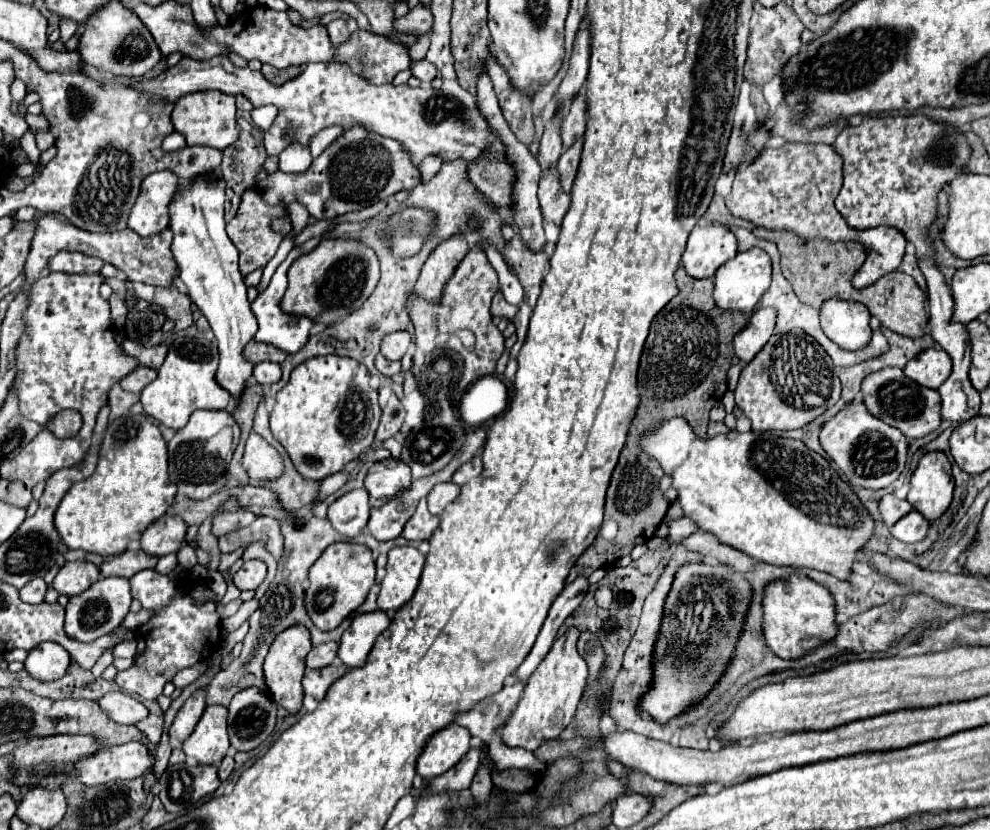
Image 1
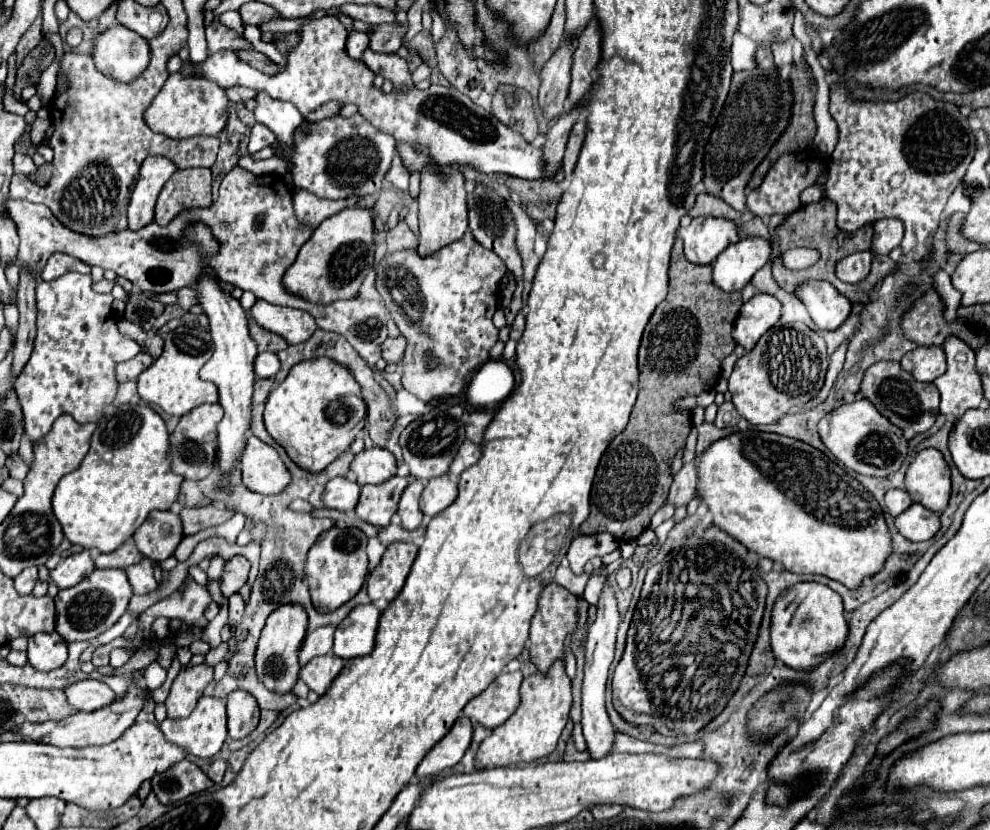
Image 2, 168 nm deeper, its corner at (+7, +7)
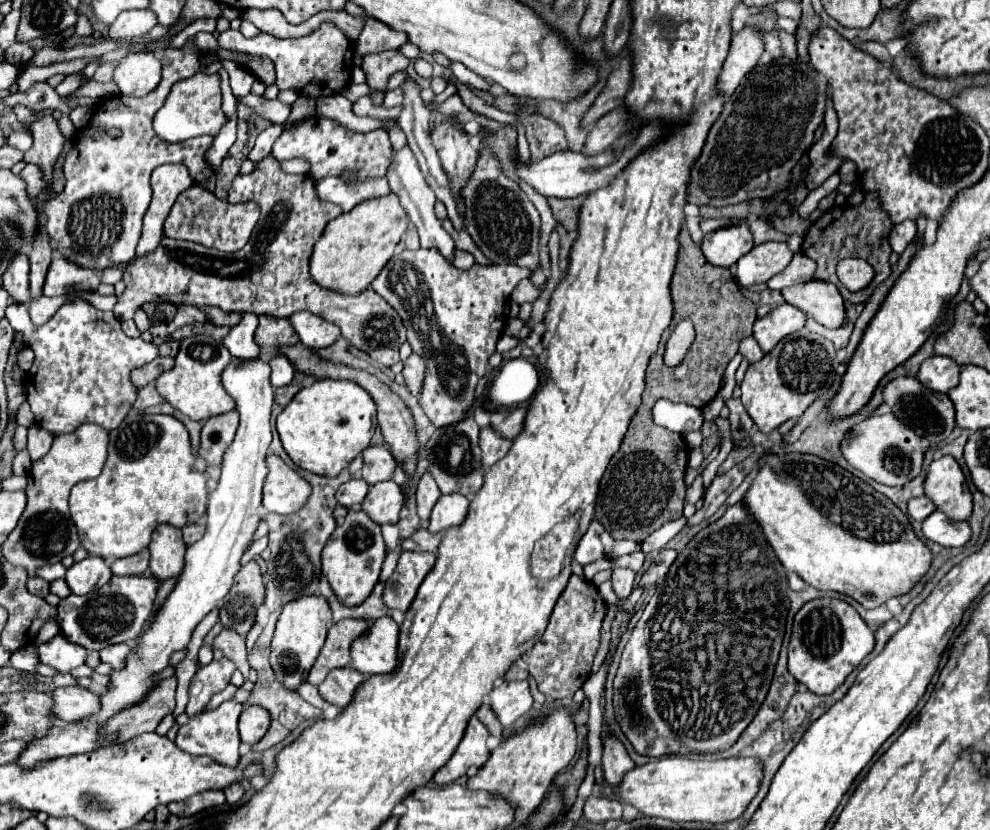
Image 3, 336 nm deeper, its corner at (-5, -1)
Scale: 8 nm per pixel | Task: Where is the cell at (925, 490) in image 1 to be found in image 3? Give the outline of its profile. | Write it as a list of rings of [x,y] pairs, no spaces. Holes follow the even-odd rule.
[[[950,455],[930,463],[924,493],[932,499],[938,511],[948,515],[948,519],[966,521],[972,513],[972,495],[966,485],[966,477],[956,459]]]

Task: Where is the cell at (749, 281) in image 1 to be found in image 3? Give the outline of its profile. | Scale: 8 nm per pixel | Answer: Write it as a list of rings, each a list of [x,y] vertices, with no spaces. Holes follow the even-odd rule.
[[[762,243],[736,263],[736,281],[742,287],[768,283],[774,275],[786,269],[792,261],[792,251],[786,243]]]

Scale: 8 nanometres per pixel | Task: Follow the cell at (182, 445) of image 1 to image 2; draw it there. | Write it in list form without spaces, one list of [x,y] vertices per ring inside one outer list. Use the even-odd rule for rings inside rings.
[[[220,403],[214,405],[200,405],[192,409],[188,415],[184,415],[172,437],[170,437],[170,453],[172,453],[172,471],[186,479],[204,479],[216,465],[216,429],[222,421],[224,411]]]

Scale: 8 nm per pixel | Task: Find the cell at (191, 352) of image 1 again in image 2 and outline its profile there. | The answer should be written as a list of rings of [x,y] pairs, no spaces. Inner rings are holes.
[[[178,327],[166,335],[162,355],[138,377],[138,393],[144,401],[160,405],[166,413],[174,417],[182,417],[198,405],[216,403],[218,389],[212,383],[200,379],[202,365],[212,357],[214,343],[208,331],[194,329],[194,327]]]

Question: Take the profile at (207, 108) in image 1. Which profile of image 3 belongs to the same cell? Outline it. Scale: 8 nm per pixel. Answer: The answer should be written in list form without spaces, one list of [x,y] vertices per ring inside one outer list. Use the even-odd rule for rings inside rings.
[[[198,71],[190,79],[178,81],[166,97],[162,109],[154,115],[154,131],[168,143],[178,143],[184,139],[200,135],[218,135],[220,129],[228,123],[226,113],[222,111],[222,91],[218,75],[204,75]]]

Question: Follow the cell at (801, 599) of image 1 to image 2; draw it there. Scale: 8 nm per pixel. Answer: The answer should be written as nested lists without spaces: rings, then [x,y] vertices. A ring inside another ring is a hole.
[[[798,583],[786,589],[774,609],[772,609],[772,627],[770,641],[774,657],[780,659],[786,667],[794,671],[812,671],[830,653],[840,651],[848,637],[848,621],[844,617],[842,597],[826,585],[820,583]]]

